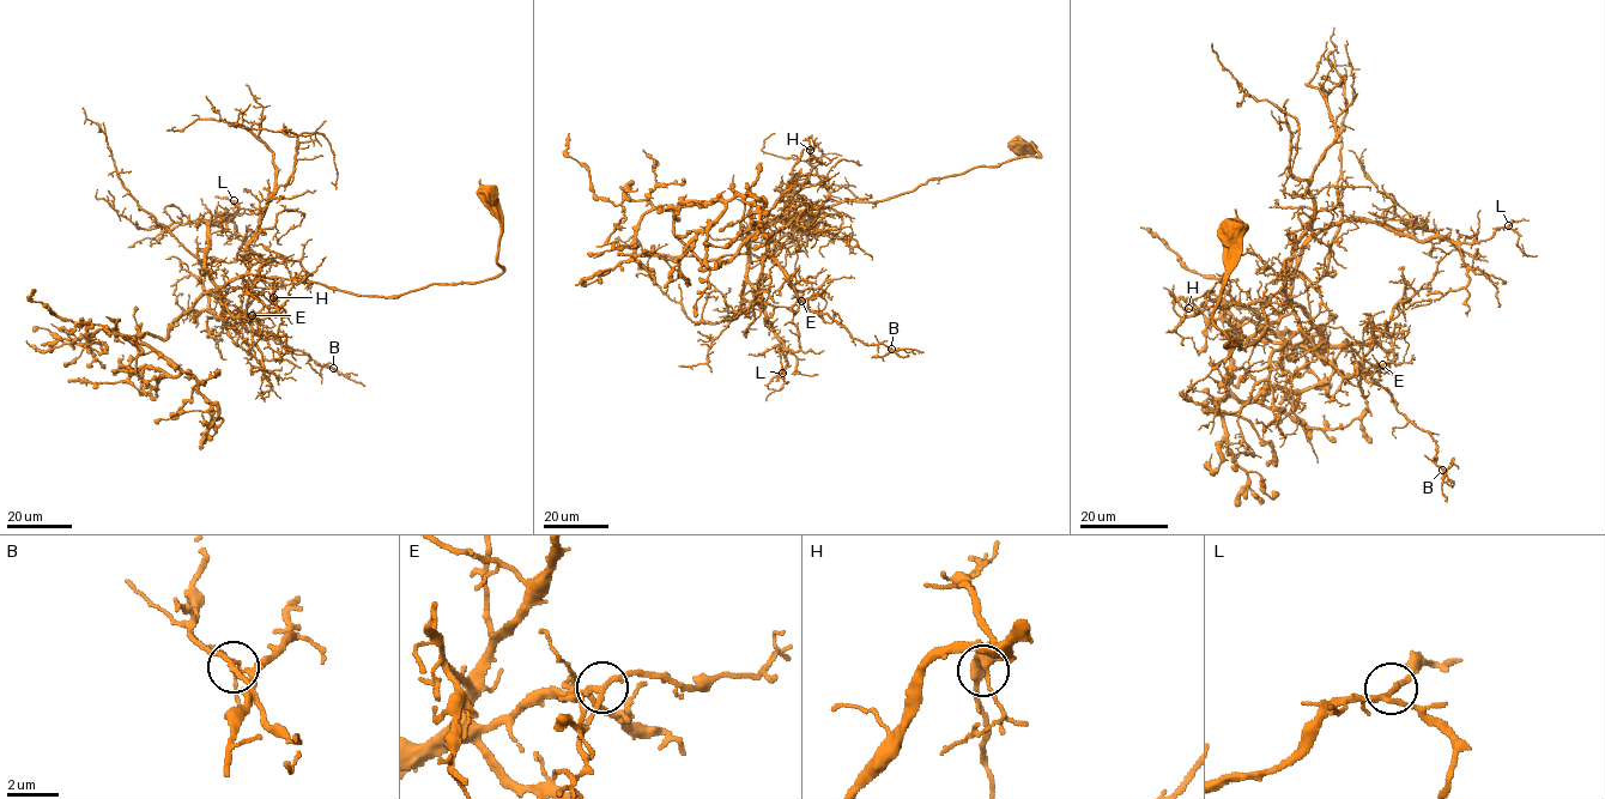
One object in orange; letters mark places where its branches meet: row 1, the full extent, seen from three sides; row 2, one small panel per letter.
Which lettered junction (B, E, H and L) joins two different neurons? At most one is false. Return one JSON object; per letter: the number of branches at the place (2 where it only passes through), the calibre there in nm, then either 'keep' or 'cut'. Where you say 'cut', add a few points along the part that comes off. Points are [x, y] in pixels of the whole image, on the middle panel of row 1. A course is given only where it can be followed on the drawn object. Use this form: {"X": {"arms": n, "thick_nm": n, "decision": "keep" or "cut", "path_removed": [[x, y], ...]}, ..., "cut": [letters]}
{"B": {"arms": 3, "thick_nm": 170, "decision": "cut", "path_removed": [[891, 349], [922, 352]]}, "E": {"arms": 3, "thick_nm": 200, "decision": "keep"}, "H": {"arms": 3, "thick_nm": 190, "decision": "keep"}, "L": {"arms": 3, "thick_nm": 200, "decision": "keep"}, "cut": ["B"]}

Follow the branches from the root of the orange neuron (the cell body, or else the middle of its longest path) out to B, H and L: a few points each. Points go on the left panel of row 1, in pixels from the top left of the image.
B: (489, 193), (503, 270), (492, 277), (387, 297), (249, 274), (220, 289), (222, 319), (238, 332), (334, 368)
H: (489, 193), (501, 229), (502, 273), (387, 297), (243, 277), (247, 292), (262, 304), (273, 307), (273, 297)
L: (489, 193), (503, 272), (387, 297), (253, 274), (217, 285), (205, 266), (205, 221), (231, 219), (234, 200)

